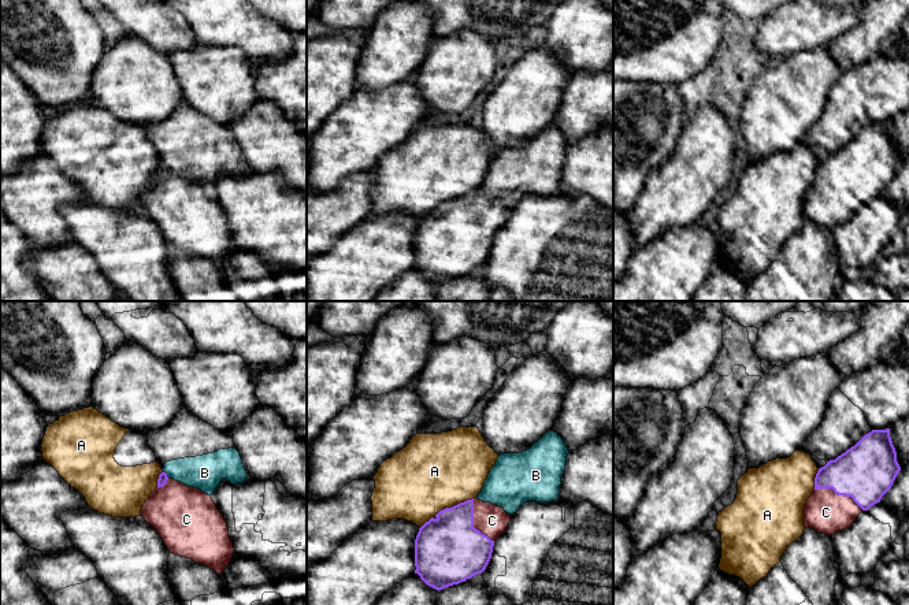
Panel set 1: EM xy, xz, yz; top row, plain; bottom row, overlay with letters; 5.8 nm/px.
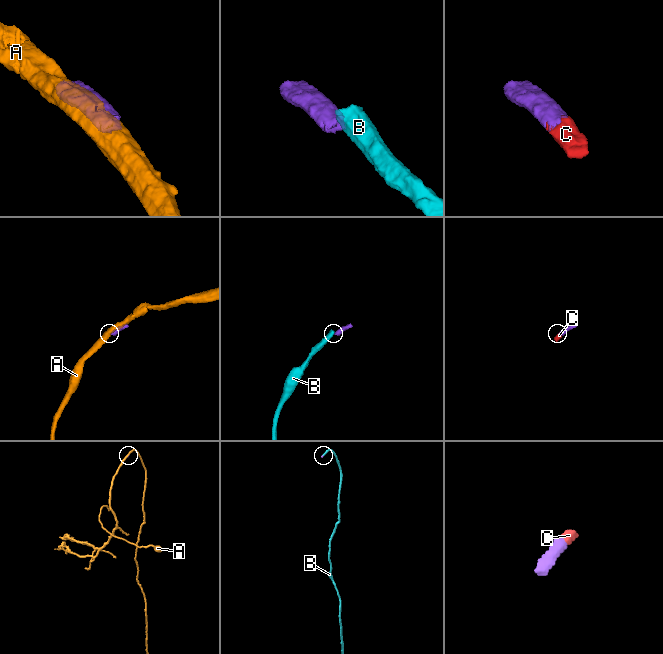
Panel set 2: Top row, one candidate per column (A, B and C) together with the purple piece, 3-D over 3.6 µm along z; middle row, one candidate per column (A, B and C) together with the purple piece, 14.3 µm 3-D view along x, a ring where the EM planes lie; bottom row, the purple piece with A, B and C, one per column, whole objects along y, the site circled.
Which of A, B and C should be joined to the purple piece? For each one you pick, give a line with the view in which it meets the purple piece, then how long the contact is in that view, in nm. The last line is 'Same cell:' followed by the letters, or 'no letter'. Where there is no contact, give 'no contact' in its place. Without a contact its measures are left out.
C: yz | 320 nm
Same cell: C

